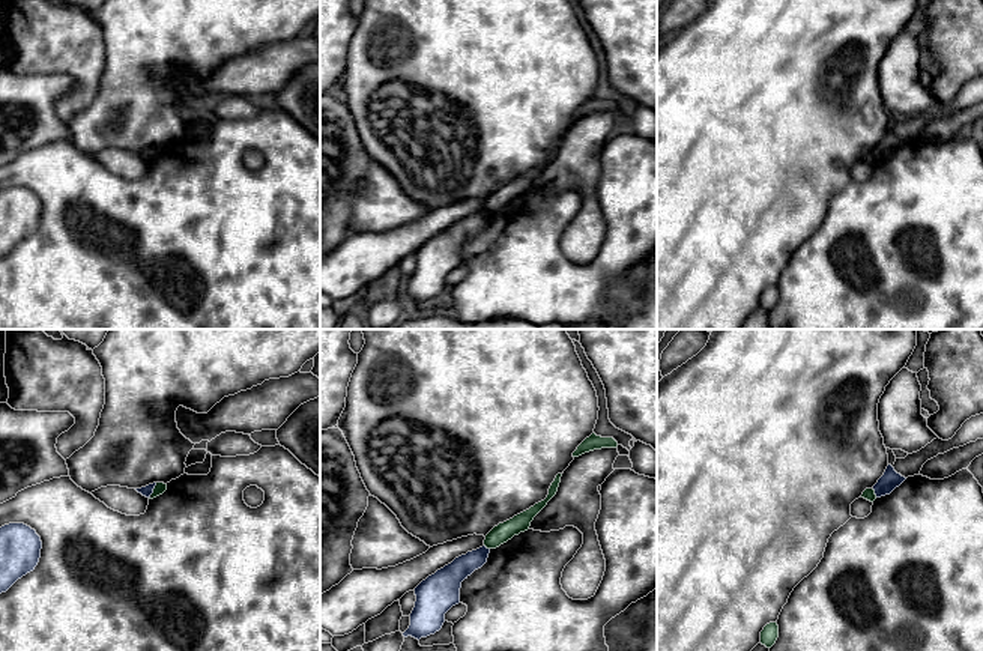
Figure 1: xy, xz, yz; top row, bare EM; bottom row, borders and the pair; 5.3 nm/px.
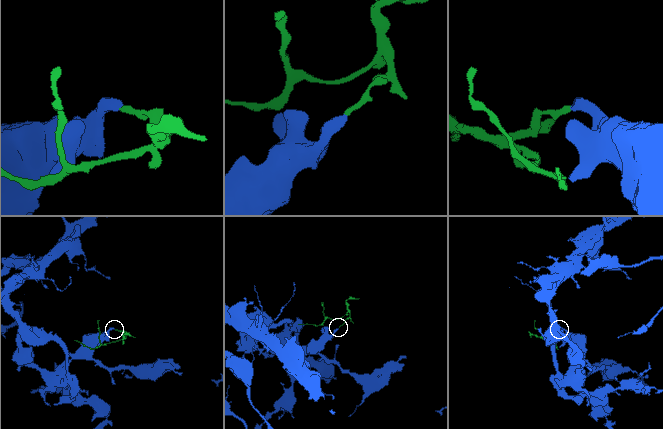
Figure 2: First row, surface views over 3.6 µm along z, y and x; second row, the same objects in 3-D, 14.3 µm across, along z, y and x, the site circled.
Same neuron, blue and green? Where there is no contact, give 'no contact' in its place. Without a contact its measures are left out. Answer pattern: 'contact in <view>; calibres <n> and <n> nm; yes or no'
contact in xy; calibres 60 and 60 nm; no

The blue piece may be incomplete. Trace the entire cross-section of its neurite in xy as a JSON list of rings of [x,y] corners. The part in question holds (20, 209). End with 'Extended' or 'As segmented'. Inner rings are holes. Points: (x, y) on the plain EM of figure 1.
[[[9,186],[0,191],[0,257],[35,233],[41,212],[41,200],[30,189]]]. As segmented

